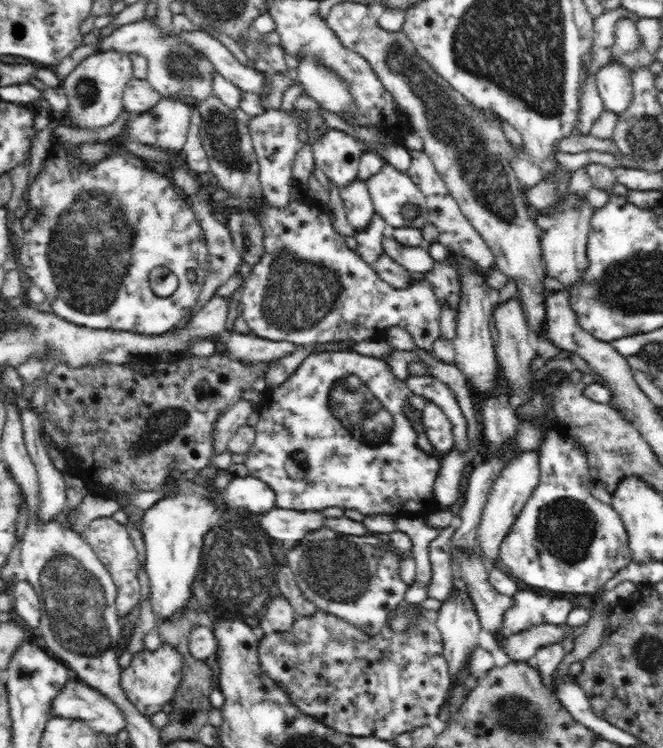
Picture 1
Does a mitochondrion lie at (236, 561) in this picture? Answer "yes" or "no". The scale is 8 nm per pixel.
yes

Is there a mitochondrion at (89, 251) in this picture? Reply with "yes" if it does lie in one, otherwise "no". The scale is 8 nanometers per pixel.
yes

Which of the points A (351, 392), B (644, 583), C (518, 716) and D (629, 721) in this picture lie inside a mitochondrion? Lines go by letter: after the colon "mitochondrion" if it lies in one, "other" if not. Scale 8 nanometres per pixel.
A: mitochondrion
B: other
C: mitochondrion
D: other

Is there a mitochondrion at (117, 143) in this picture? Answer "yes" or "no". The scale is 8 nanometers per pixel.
no

